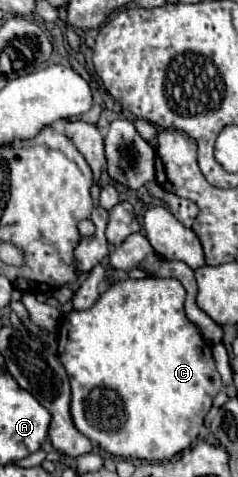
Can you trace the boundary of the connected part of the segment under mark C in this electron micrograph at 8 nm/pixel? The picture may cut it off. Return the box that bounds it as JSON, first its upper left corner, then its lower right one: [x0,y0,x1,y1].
[58,278,222,460]

